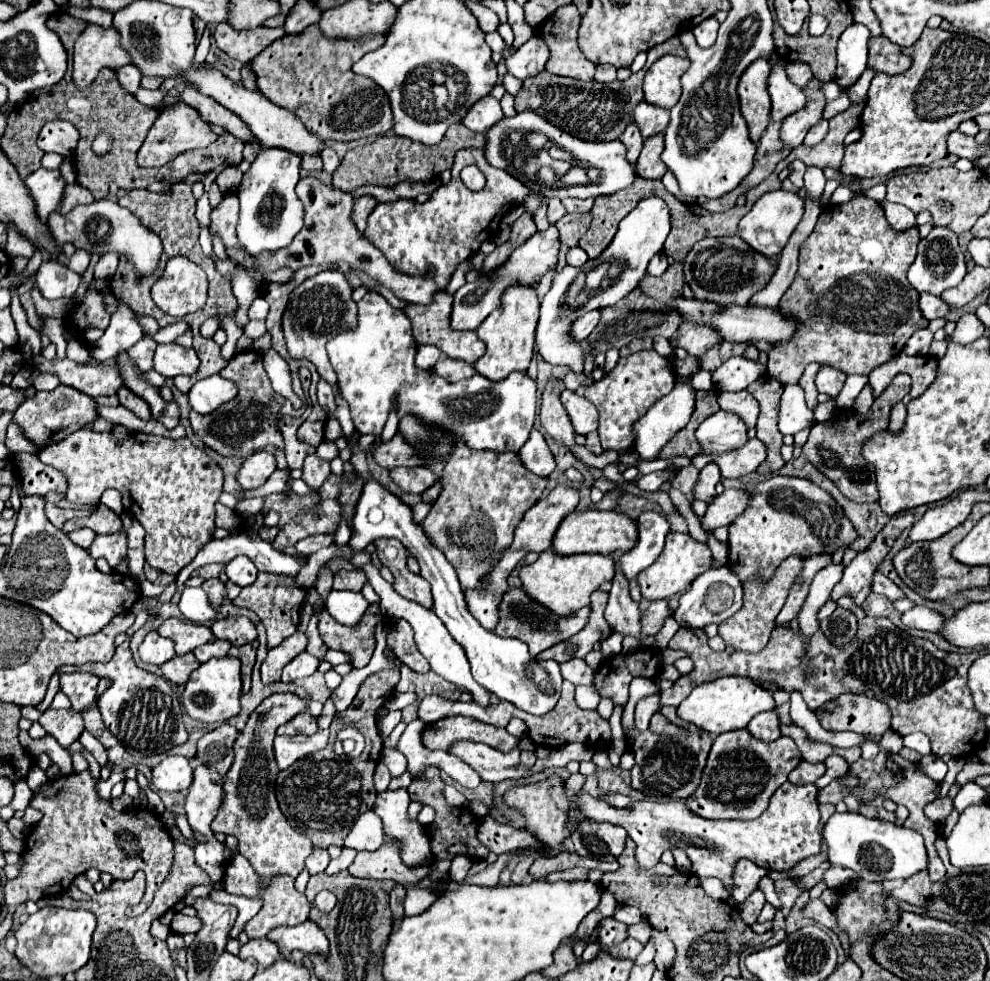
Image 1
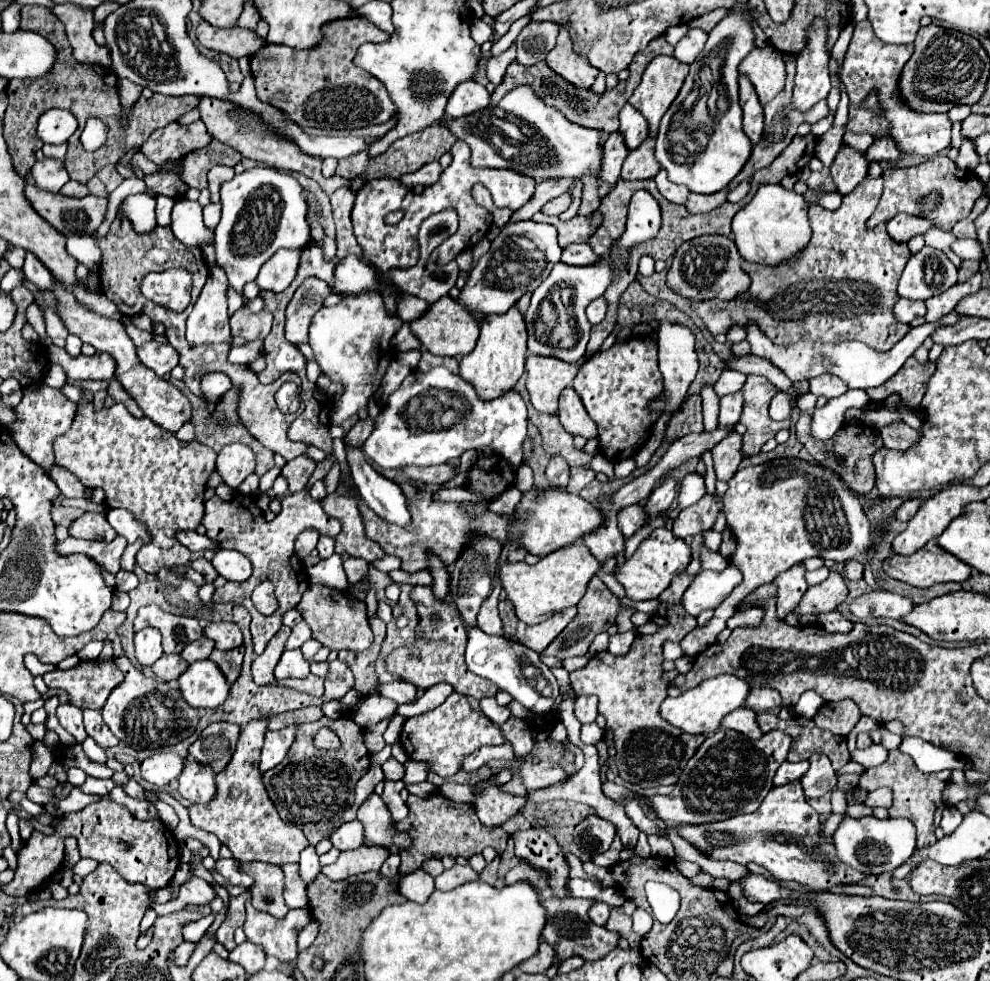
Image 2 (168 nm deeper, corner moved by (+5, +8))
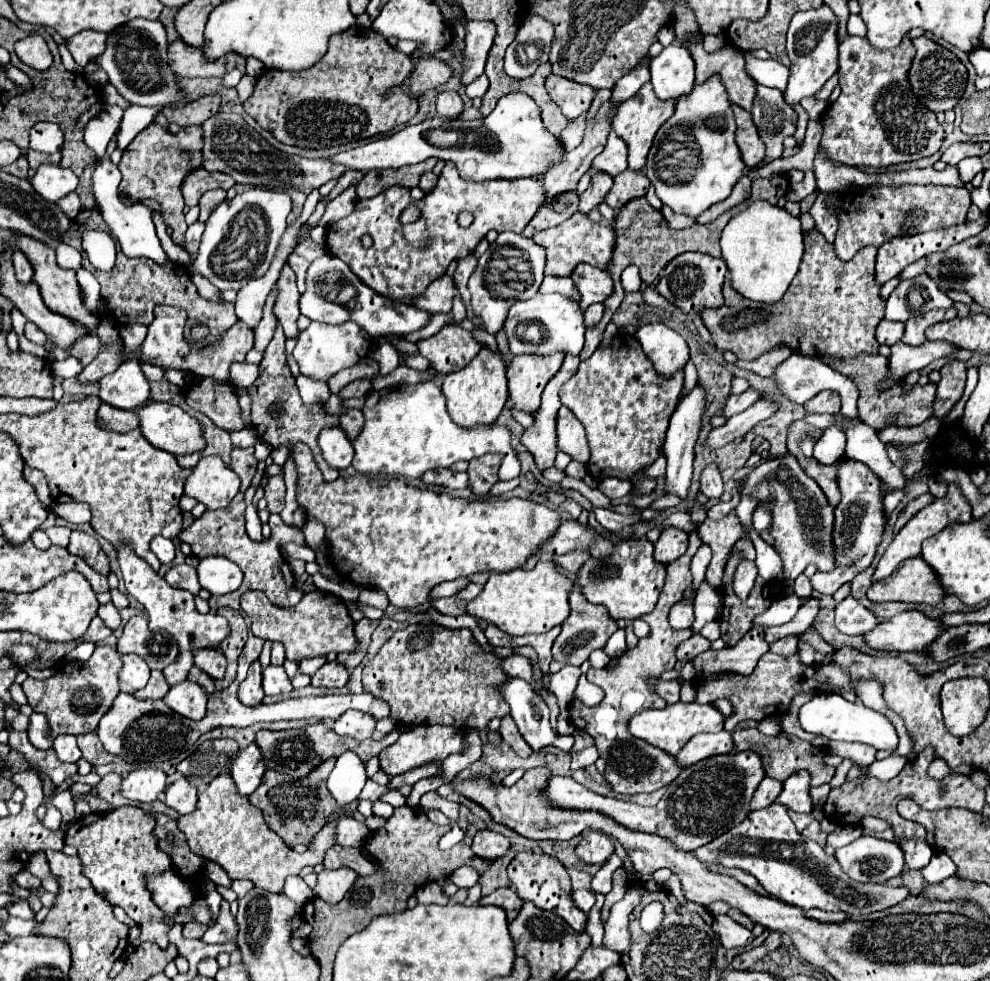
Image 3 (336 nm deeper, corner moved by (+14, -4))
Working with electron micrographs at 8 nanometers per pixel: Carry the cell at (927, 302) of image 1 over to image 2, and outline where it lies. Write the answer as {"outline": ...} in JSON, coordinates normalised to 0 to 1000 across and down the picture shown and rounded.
{"outline":[[[910,304],[902,312],[902,320],[910,330],[920,330],[924,324],[932,324],[934,316],[934,308],[916,308],[916,304]]]}

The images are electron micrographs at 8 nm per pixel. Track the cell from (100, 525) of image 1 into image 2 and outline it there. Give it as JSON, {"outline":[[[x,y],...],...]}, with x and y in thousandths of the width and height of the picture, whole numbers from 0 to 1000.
{"outline":[[[86,522],[82,528],[78,528],[72,534],[70,544],[84,550],[104,550],[104,552],[112,552],[118,546],[116,540],[112,540],[108,528],[98,522]]]}

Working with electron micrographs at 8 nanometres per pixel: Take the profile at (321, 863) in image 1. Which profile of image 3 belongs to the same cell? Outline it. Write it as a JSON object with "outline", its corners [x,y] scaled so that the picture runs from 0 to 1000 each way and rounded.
{"outline":[[[293,893],[289,895],[289,901],[287,901],[287,907],[285,907],[297,922],[305,924],[307,919],[311,919],[313,915],[317,915],[315,911],[315,905],[307,899],[305,893]]]}

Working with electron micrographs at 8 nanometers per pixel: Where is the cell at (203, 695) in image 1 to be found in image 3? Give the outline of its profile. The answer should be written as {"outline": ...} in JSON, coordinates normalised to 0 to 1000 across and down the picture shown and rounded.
{"outline":[[[188,693],[180,699],[174,699],[172,705],[168,707],[166,716],[178,728],[192,732],[192,734],[202,734],[208,728],[210,707],[198,695]]]}

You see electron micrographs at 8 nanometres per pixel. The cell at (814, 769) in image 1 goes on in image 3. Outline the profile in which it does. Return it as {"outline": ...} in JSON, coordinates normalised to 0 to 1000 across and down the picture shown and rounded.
{"outline":[[[774,791],[774,793],[768,797],[766,805],[762,807],[762,813],[760,813],[760,818],[758,818],[758,824],[760,824],[760,826],[768,826],[768,824],[778,822],[778,820],[786,813],[788,807],[790,807],[790,797]]]}

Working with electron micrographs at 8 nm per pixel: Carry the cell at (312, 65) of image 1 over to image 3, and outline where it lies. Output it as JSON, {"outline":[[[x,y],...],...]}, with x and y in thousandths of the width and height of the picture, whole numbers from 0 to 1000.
{"outline":[[[356,27],[333,39],[331,53],[315,69],[303,73],[269,69],[259,80],[257,94],[246,104],[246,112],[287,147],[303,151],[354,147],[394,135],[420,116],[422,104],[410,94],[398,92],[398,96],[390,98],[416,71],[414,57],[400,53],[382,33]]]}

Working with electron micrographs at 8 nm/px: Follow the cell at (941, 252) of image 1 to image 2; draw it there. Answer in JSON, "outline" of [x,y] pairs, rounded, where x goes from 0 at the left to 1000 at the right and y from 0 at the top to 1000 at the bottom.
{"outline":[[[934,251],[928,259],[920,261],[910,285],[906,300],[916,306],[936,306],[953,300],[967,287],[967,273],[961,265],[940,251]]]}

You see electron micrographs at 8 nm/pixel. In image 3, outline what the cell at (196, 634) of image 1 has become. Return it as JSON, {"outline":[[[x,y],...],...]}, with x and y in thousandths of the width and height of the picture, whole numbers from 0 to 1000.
{"outline":[[[135,628],[127,634],[125,646],[119,652],[121,667],[139,667],[143,669],[152,681],[166,683],[180,669],[180,654],[166,644],[154,644],[149,640],[149,632],[145,628]]]}

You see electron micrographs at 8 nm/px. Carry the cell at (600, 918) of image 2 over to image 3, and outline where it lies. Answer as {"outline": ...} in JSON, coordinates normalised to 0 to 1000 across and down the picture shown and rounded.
{"outline":[[[523,869],[513,883],[513,893],[515,893],[515,899],[519,901],[519,905],[527,917],[535,917],[543,926],[568,934],[584,950],[592,948],[594,934],[588,932],[588,928],[584,928],[580,924],[576,893],[562,873],[556,873],[549,869]]]}

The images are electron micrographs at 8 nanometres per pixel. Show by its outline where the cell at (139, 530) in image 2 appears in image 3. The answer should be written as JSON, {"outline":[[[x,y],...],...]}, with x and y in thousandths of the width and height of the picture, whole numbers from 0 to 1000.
{"outline":[[[123,550],[121,557],[117,559],[117,563],[119,563],[119,573],[121,573],[127,601],[147,622],[152,640],[162,640],[162,642],[168,642],[170,646],[174,646],[178,650],[182,663],[218,661],[230,648],[232,640],[230,640],[228,630],[224,630],[222,626],[216,626],[216,624],[202,626],[196,618],[196,608],[190,601],[174,599],[170,593],[166,593],[166,589],[160,587],[160,583],[156,583],[149,573],[143,573],[143,569],[139,569],[139,565],[135,565],[135,559],[131,557],[131,552]]]}

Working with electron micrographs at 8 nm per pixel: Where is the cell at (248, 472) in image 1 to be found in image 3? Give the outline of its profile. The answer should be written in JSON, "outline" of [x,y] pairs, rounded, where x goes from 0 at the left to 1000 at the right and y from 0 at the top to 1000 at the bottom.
{"outline":[[[204,465],[190,485],[186,504],[208,514],[212,520],[228,518],[242,499],[242,487],[222,465]]]}

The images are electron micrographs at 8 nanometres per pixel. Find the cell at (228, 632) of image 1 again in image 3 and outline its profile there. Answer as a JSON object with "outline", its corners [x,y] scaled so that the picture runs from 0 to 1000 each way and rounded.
{"outline":[[[198,663],[196,677],[212,687],[216,693],[224,693],[228,685],[228,671],[222,663]]]}

